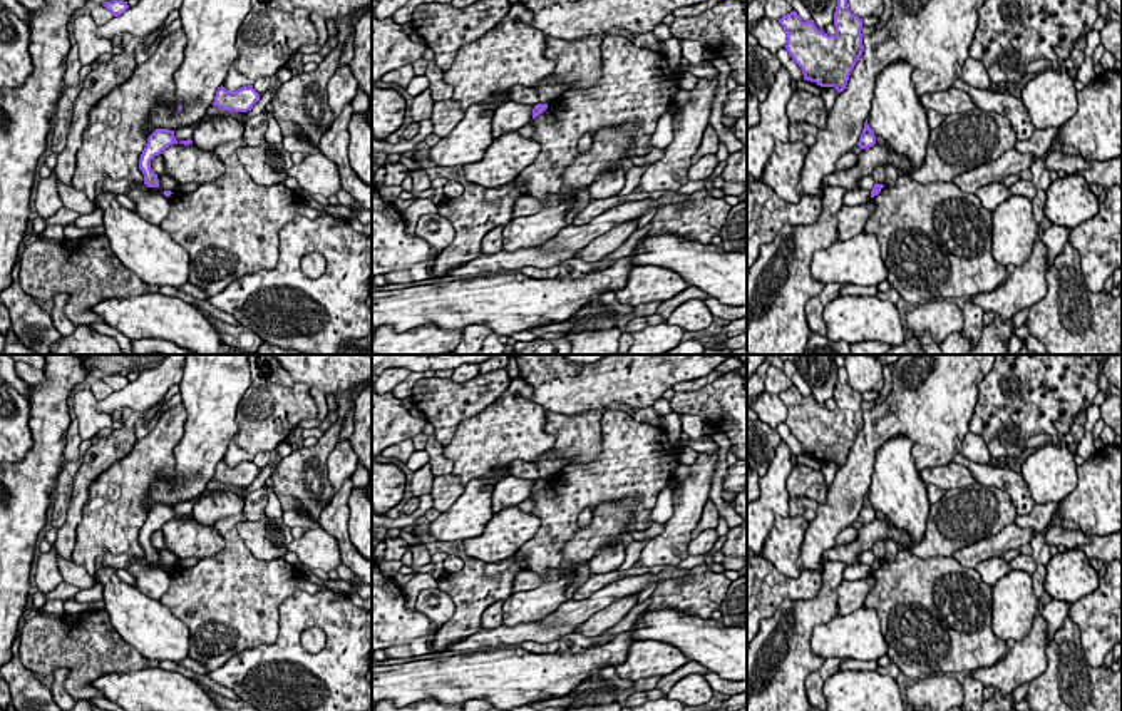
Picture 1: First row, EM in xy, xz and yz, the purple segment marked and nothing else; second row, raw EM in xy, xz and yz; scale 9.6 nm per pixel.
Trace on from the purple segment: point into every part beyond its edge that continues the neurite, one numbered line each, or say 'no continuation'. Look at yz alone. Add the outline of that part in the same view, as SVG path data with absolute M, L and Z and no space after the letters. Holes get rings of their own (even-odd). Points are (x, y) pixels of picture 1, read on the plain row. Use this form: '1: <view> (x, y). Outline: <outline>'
no continuation

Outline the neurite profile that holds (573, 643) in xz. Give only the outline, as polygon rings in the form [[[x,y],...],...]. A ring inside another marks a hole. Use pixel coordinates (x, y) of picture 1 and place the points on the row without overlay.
[[[651,597],[636,604],[616,626],[610,627],[605,634],[598,637],[584,637],[579,632],[566,634],[559,639],[559,647],[556,654],[576,654],[583,649],[593,647],[594,642],[610,642],[618,634],[630,631],[633,622],[648,609]]]

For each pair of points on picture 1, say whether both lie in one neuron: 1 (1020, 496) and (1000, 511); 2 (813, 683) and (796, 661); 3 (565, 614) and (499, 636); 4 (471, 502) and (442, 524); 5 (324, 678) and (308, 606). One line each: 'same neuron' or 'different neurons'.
1: different neurons
2: different neurons
3: same neuron
4: same neuron
5: same neuron

